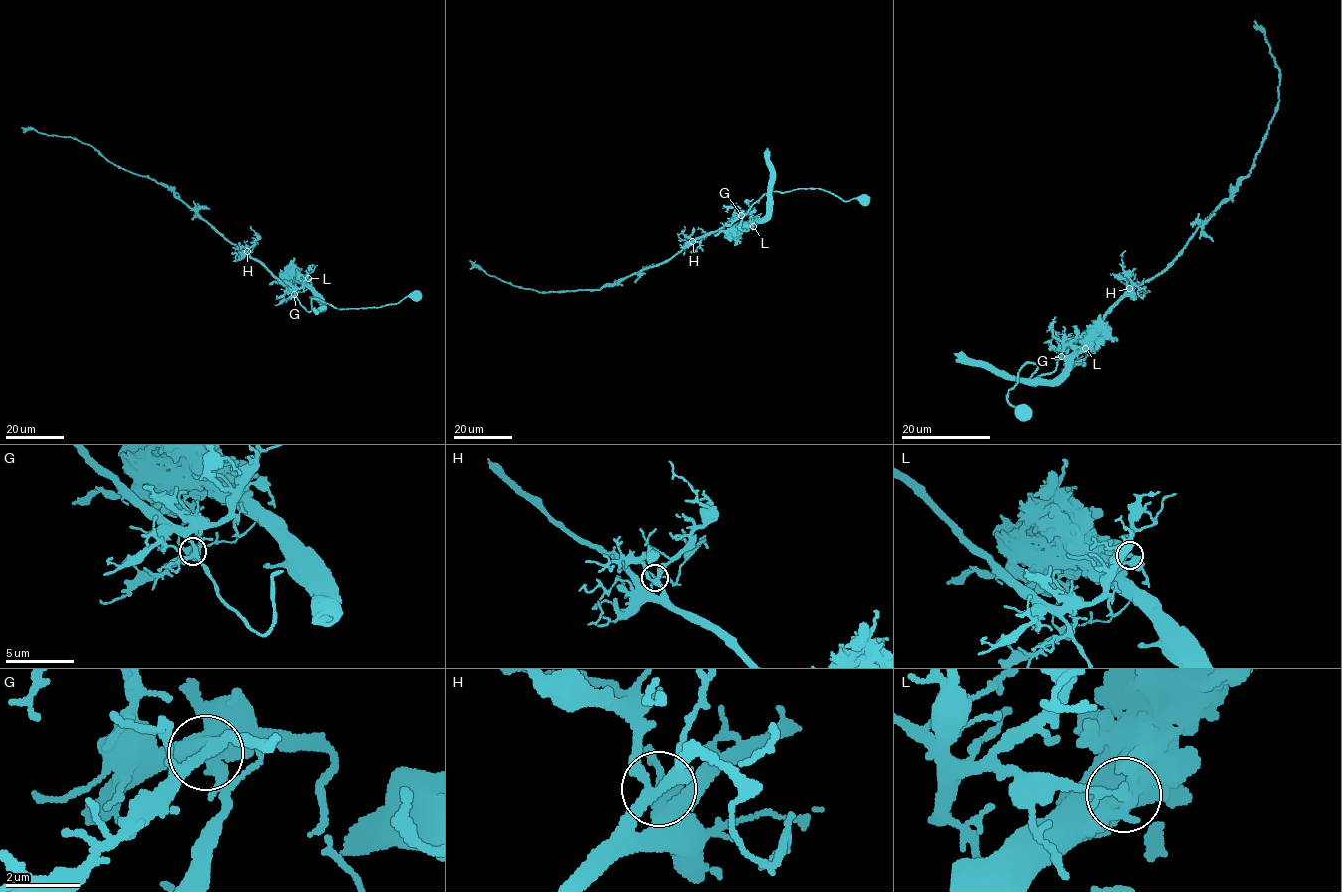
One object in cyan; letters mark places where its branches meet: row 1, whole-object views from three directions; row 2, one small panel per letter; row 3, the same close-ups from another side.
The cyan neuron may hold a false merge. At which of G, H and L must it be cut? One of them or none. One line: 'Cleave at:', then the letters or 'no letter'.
Cleave at: L

